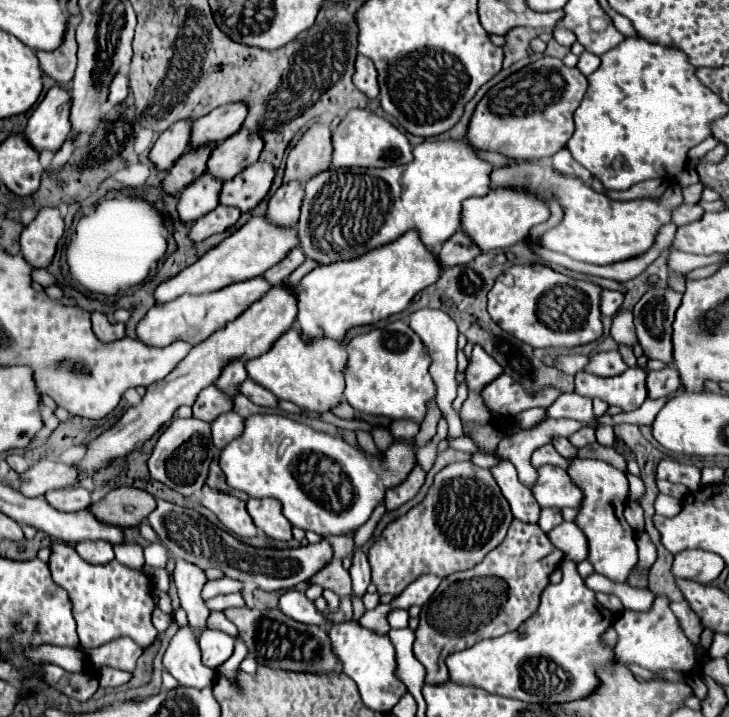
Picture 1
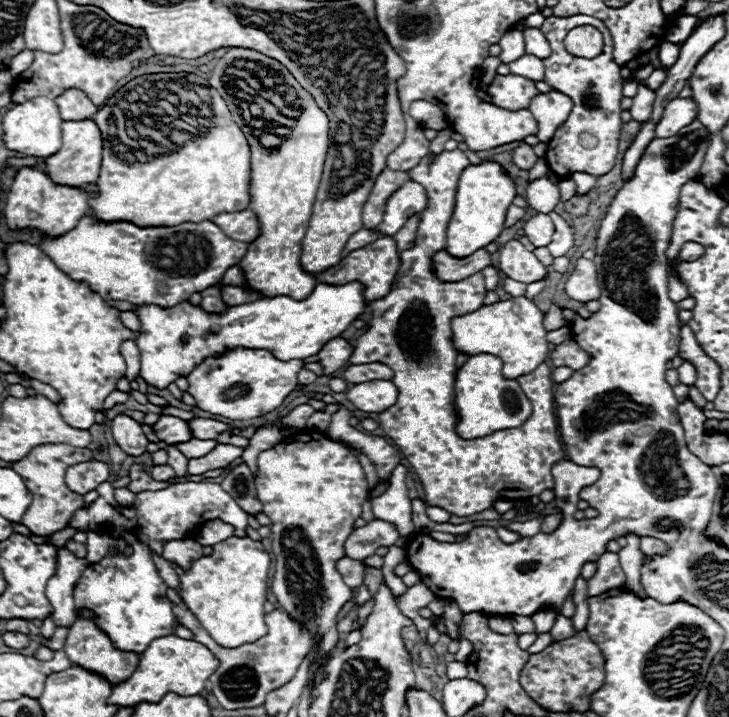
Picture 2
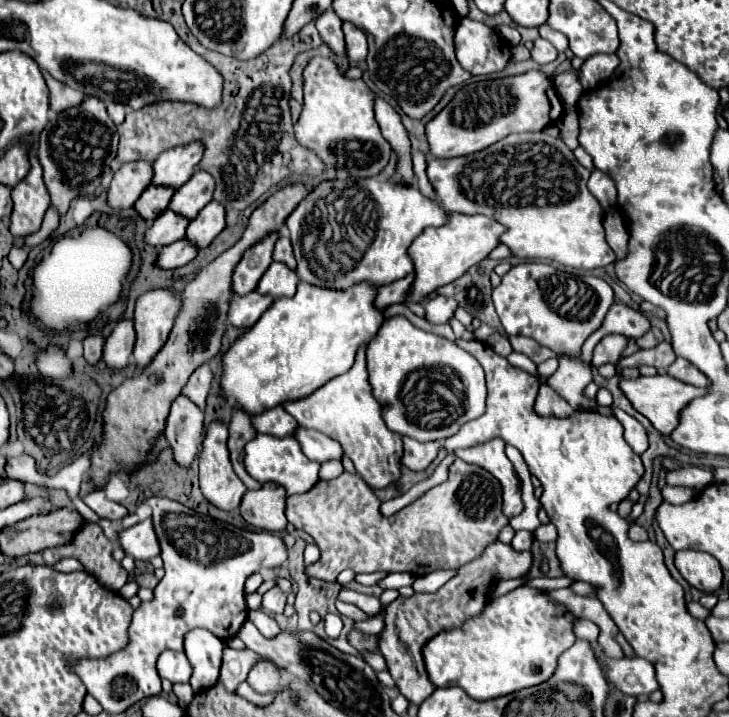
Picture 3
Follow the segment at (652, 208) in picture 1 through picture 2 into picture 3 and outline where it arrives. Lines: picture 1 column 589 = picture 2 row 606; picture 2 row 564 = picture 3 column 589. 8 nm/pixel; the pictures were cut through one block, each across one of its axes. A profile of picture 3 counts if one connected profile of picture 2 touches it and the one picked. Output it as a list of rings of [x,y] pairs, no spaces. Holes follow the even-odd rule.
[[[544,132],[510,134],[504,140],[488,146],[486,150],[474,152],[470,156],[428,160],[426,172],[436,190],[440,204],[448,212],[452,210],[460,214],[486,214],[498,220],[500,224],[506,224],[508,232],[502,234],[500,240],[514,252],[516,258],[556,260],[564,266],[584,268],[584,270],[608,266],[616,260],[614,250],[606,242],[606,234],[602,226],[604,210],[586,186],[590,178],[590,170],[578,164],[572,150],[560,138],[552,138]]]

